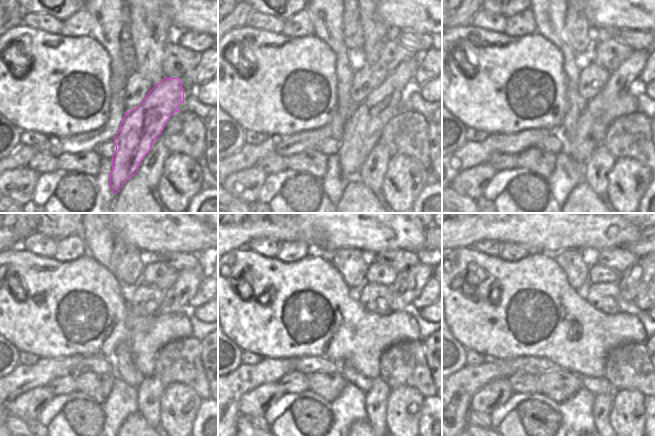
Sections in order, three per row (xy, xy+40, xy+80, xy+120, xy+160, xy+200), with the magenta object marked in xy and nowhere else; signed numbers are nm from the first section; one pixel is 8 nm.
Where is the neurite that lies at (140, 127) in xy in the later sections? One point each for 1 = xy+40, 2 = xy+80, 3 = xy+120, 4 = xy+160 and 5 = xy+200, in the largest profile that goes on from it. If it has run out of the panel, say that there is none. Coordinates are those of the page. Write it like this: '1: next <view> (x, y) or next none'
1: next xy+40 (362, 131)
2: next xy+80 (624, 79)
3: next xy+120 (176, 298)
4: next xy+160 (409, 283)
5: next xy+200 (633, 281)

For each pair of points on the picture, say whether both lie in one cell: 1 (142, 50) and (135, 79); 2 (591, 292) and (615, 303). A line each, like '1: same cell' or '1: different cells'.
1: different cells
2: same cell

